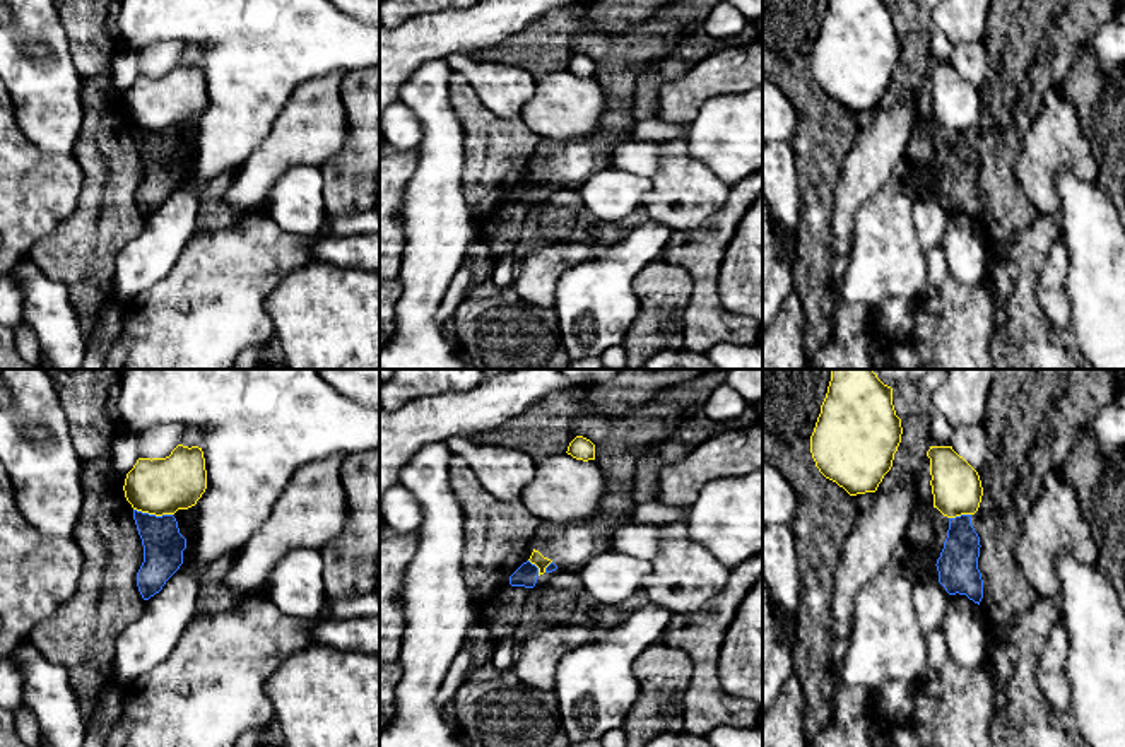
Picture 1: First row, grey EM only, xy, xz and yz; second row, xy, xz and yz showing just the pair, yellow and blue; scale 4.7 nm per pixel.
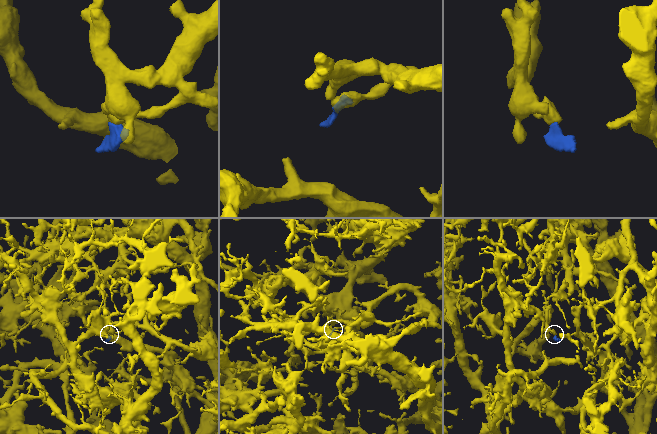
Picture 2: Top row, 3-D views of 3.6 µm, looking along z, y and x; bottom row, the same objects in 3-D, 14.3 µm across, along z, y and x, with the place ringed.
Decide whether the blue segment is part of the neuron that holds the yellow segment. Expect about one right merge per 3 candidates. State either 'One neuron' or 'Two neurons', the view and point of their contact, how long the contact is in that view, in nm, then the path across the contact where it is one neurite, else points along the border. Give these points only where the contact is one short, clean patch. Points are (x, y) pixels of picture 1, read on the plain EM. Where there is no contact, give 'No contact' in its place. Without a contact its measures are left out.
Two neurons. Touches yellow at xy (153, 130). Shared border 190 nm. Boundary: xy (134, 125), (144, 130), (171, 132)

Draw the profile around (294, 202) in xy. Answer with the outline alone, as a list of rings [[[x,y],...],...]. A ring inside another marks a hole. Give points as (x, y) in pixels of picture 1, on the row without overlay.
[[[315,166],[287,169],[270,186],[262,209],[280,231],[292,236],[320,236],[328,222],[321,185],[321,171]]]

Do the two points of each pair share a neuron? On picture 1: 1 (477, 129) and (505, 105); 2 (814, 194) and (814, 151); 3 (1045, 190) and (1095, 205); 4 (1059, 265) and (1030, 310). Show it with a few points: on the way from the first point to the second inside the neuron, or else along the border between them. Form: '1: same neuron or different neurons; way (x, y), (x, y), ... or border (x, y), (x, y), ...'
1: different neurons; border (469, 82), (479, 101), (496, 115), (518, 115)
2: same neuron; way (814, 183), (814, 161)
3: different neurons; border (1096, 182), (1060, 170), (1055, 217)
4: different neurons; border (1043, 260), (1036, 301), (1055, 329)

